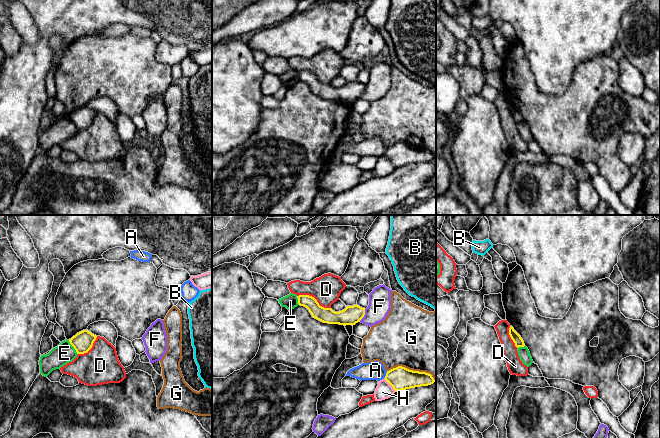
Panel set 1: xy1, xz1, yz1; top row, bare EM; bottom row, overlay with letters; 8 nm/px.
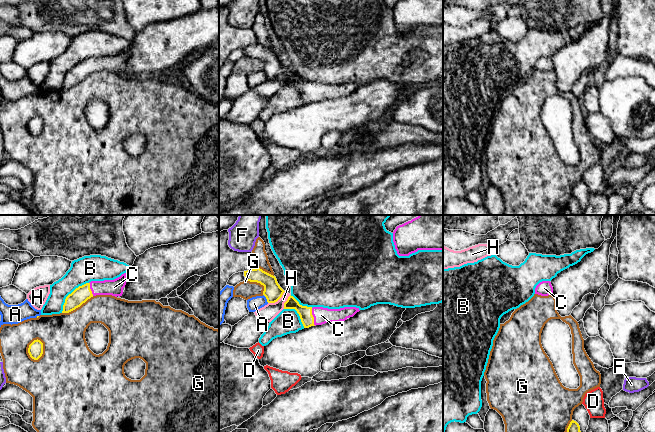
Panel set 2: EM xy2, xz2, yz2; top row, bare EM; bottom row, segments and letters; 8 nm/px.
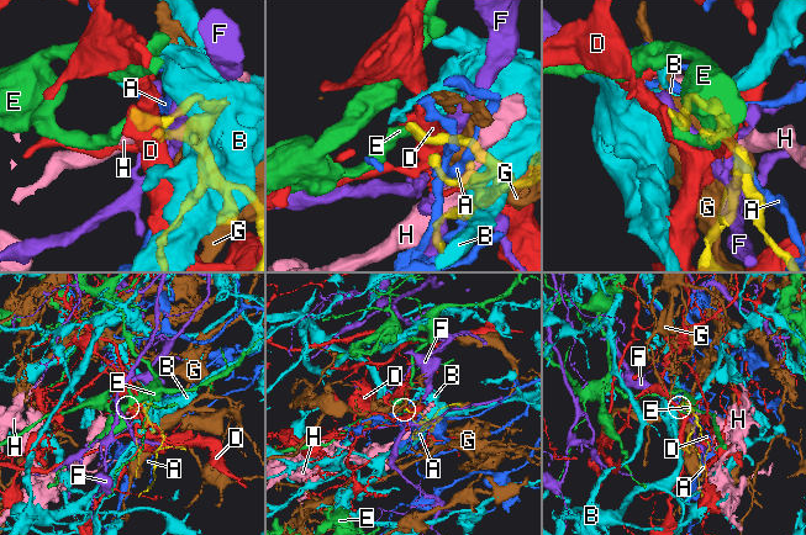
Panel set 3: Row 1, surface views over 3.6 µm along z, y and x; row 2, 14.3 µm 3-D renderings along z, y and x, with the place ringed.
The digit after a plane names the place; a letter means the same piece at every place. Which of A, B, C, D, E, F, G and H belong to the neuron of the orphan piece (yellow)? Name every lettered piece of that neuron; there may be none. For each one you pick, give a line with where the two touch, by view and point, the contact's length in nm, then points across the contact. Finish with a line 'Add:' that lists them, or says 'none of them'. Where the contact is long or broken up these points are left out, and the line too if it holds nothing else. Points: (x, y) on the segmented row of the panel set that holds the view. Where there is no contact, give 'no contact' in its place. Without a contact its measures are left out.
C: xz2 (313, 317) | 150 nm | across xz2 (305, 313), (313, 317), (321, 315)
Add: C

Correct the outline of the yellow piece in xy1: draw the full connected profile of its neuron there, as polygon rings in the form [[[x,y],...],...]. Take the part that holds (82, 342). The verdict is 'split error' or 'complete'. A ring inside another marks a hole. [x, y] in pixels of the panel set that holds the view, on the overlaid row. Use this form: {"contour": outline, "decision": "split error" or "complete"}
{"contour": [[[83,330],[69,339],[69,342],[74,347],[77,354],[84,354],[92,348],[96,338],[97,336],[88,330]]], "decision": "complete"}

